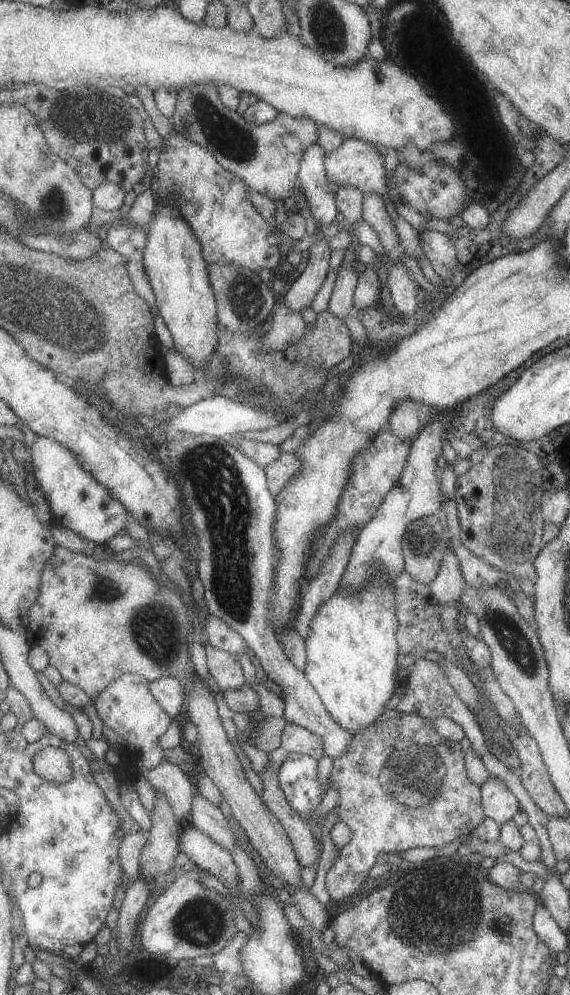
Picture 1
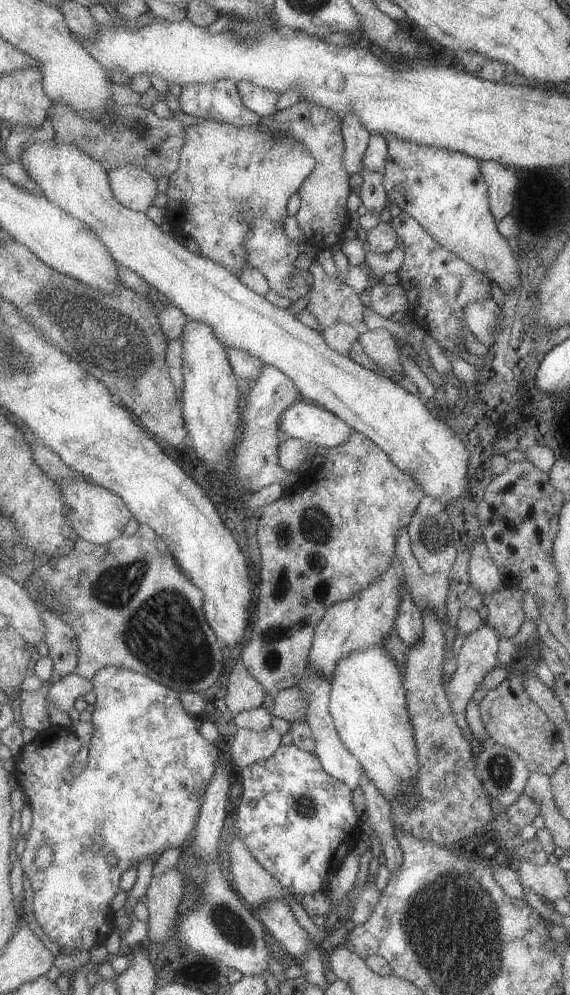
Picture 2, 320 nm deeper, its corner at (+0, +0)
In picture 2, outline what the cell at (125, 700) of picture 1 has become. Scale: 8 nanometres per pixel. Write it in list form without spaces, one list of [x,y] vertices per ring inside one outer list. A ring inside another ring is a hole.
[[[107,665],[103,669],[97,671],[96,676],[92,680],[94,682],[94,692],[96,694],[96,702],[94,704],[94,718],[92,720],[94,731],[92,741],[89,748],[89,757],[87,760],[87,766],[83,769],[83,772],[79,776],[73,776],[73,772],[69,770],[71,764],[73,764],[73,758],[75,754],[84,747],[84,742],[79,735],[71,729],[71,727],[62,727],[61,725],[51,725],[46,731],[41,732],[35,736],[30,743],[23,748],[23,754],[21,758],[12,761],[12,769],[14,778],[17,780],[17,786],[21,788],[25,797],[29,799],[29,806],[32,809],[32,822],[33,830],[31,834],[27,835],[26,846],[23,851],[21,861],[24,866],[27,878],[31,881],[33,887],[34,898],[34,914],[41,929],[47,934],[48,938],[56,942],[59,947],[65,949],[78,948],[83,952],[89,952],[96,944],[102,944],[107,937],[111,934],[111,929],[114,929],[111,922],[111,908],[109,908],[109,900],[117,894],[117,886],[119,886],[119,876],[123,870],[127,870],[129,866],[136,865],[141,860],[151,856],[151,858],[157,858],[163,851],[180,847],[185,844],[185,841],[189,840],[193,827],[196,825],[197,815],[199,812],[201,796],[197,798],[197,790],[201,786],[211,780],[215,767],[217,766],[217,749],[206,741],[200,735],[198,731],[198,724],[200,720],[194,716],[191,716],[180,703],[178,693],[174,690],[168,689],[167,686],[163,686],[161,683],[155,682],[152,678],[145,676],[141,673],[130,671],[129,669],[122,669],[113,665]],[[97,838],[98,849],[97,852],[93,851],[89,842]],[[41,846],[51,846],[53,852],[55,852],[55,860],[48,869],[40,869],[35,864],[35,850],[41,848]],[[113,852],[116,856],[116,862],[113,865],[109,865],[105,861],[105,855]]]

